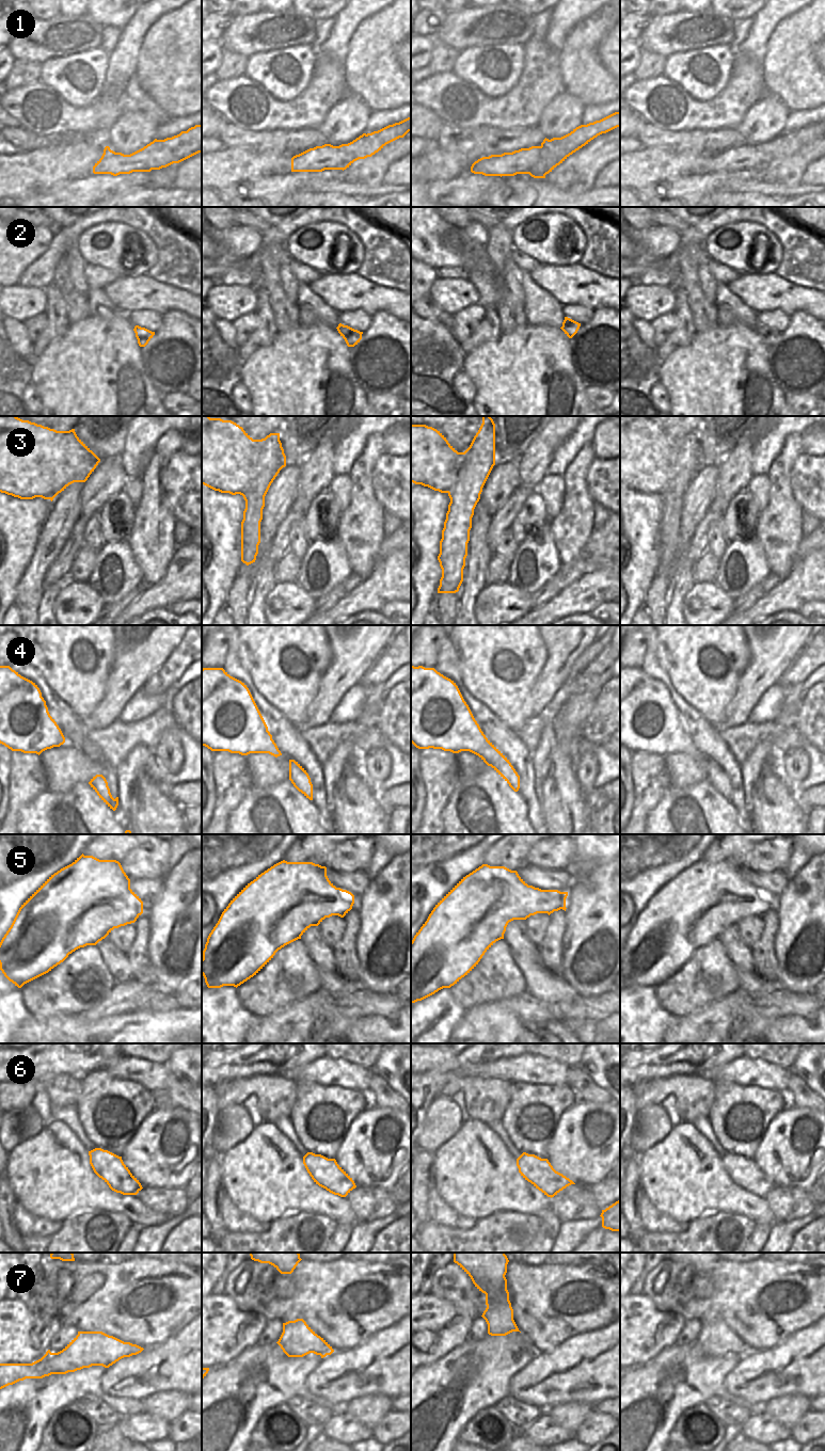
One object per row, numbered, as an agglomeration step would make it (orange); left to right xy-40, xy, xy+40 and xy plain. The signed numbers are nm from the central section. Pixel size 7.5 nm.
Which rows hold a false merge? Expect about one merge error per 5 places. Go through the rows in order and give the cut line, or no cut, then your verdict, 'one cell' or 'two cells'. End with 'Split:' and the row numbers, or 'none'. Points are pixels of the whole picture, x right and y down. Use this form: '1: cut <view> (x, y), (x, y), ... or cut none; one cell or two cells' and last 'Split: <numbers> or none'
1: cut xy (410, 127), (385, 141), (366, 134); two cells
2: cut none; one cell
3: cut none; one cell
4: cut none; one cell
5: cut none; one cell
6: cut none; one cell
7: cut none; one cell
Split: 1

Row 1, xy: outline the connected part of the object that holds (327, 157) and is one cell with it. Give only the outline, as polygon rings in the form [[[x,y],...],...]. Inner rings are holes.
[[[411,128],[409,131],[411,131]],[[406,131],[401,135],[391,138],[386,142],[382,138],[369,138],[366,133],[363,133],[348,144],[342,144],[339,146],[324,144],[310,148],[291,158],[291,172],[344,171],[354,161],[371,157],[386,144],[403,138],[409,131]]]

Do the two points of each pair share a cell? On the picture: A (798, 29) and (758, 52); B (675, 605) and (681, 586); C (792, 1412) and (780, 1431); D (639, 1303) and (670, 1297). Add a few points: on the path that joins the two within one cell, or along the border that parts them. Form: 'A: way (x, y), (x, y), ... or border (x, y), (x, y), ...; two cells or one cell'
A: border (777, 25), (770, 36), (762, 64); two cells
B: way (676, 601), (678, 590); one cell
C: border (763, 1412), (790, 1428); two cells
D: border (644, 1294), (657, 1309), (675, 1312); two cells

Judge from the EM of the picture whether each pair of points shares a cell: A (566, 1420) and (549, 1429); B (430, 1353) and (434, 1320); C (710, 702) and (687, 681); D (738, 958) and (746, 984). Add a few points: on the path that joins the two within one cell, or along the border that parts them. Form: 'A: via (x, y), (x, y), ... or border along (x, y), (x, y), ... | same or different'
A: border along (545, 1412), (557, 1424), (573, 1433) | different
B: via (430, 1344), (430, 1328) | same
C: via (704, 697), (693, 685) | same
D: border along (739, 970), (747, 970), (755, 973) | different

